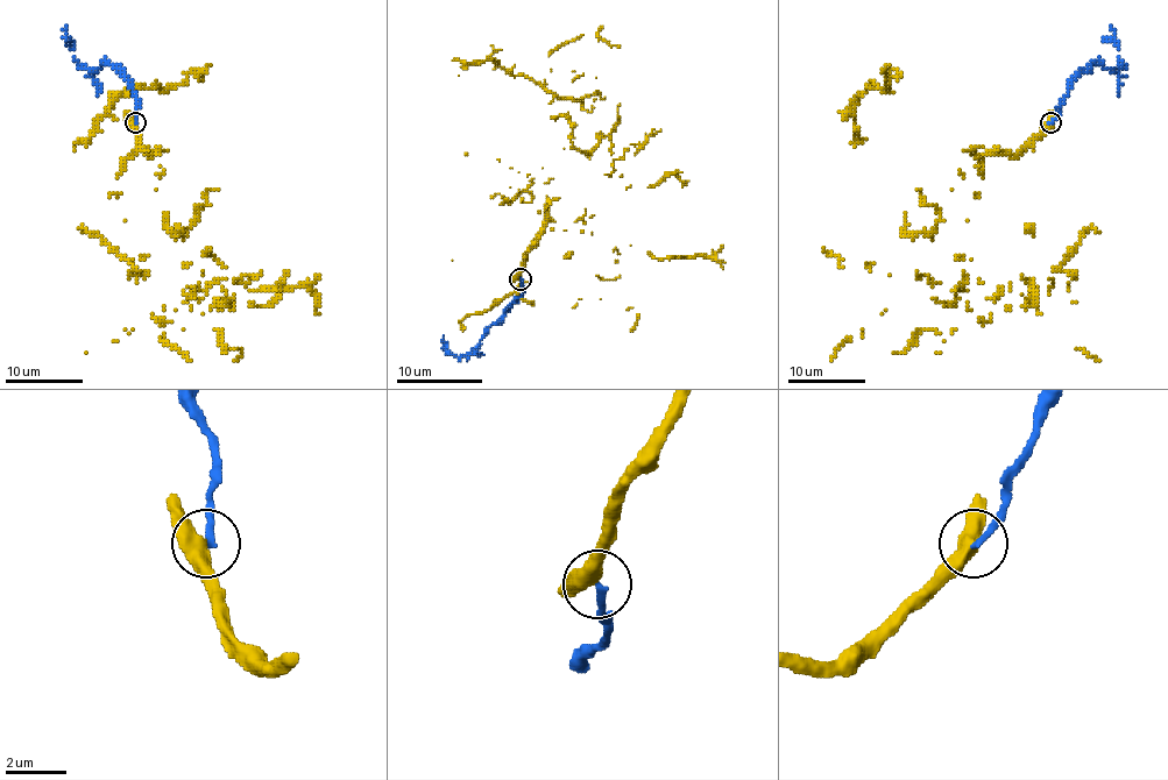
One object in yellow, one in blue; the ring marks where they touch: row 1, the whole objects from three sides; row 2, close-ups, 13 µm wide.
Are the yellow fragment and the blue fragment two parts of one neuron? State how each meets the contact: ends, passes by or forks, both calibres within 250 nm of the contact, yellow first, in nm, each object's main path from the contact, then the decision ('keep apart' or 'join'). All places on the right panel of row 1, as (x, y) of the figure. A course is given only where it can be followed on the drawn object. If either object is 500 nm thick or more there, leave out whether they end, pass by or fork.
calibres 500 and 240 nm; course yellow (1052, 122), (983, 153), (871, 87), (854, 122), (968, 219), (997, 295), (1069, 288), (1061, 268), (1098, 231); course blue (1052, 122), (1067, 87), (1083, 71), (1095, 64), (1113, 68), (1122, 64), (1119, 42), (1110, 27); join

